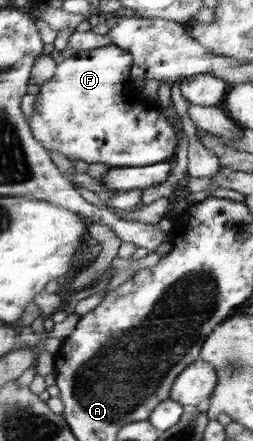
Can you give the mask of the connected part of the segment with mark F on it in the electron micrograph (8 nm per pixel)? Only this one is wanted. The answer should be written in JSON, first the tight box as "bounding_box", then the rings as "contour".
{"bounding_box":[28,44,178,168],"contour":[[[113,44],[101,48],[80,50],[71,57],[64,59],[63,62],[57,65],[54,77],[40,86],[41,91],[35,97],[32,113],[28,116],[28,122],[30,123],[32,133],[48,150],[60,152],[63,156],[66,156],[72,161],[83,160],[87,164],[101,162],[101,164],[107,164],[110,168],[115,168],[149,166],[165,162],[165,158],[171,160],[171,152],[175,154],[175,150],[178,150],[175,130],[173,130],[173,126],[165,120],[165,116],[161,116],[161,112],[159,112],[158,108],[155,108],[155,103],[153,103],[153,101],[138,95],[138,90],[133,86],[133,80],[130,76],[131,70],[133,70],[133,56],[126,50]]]}

